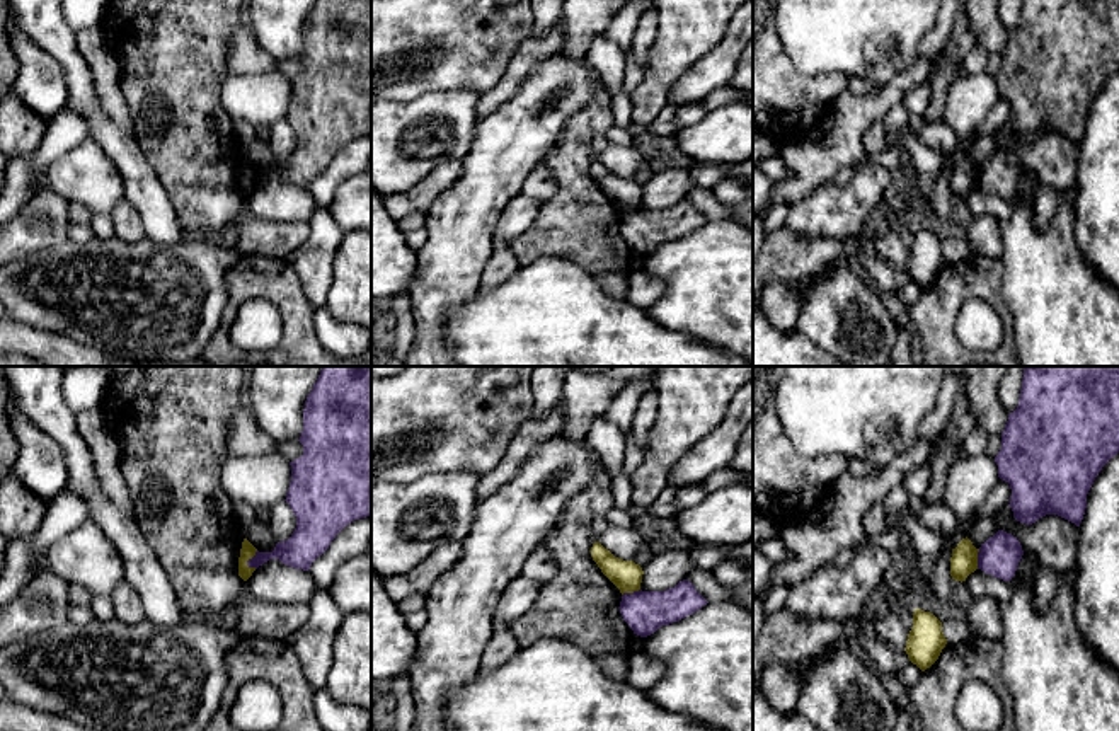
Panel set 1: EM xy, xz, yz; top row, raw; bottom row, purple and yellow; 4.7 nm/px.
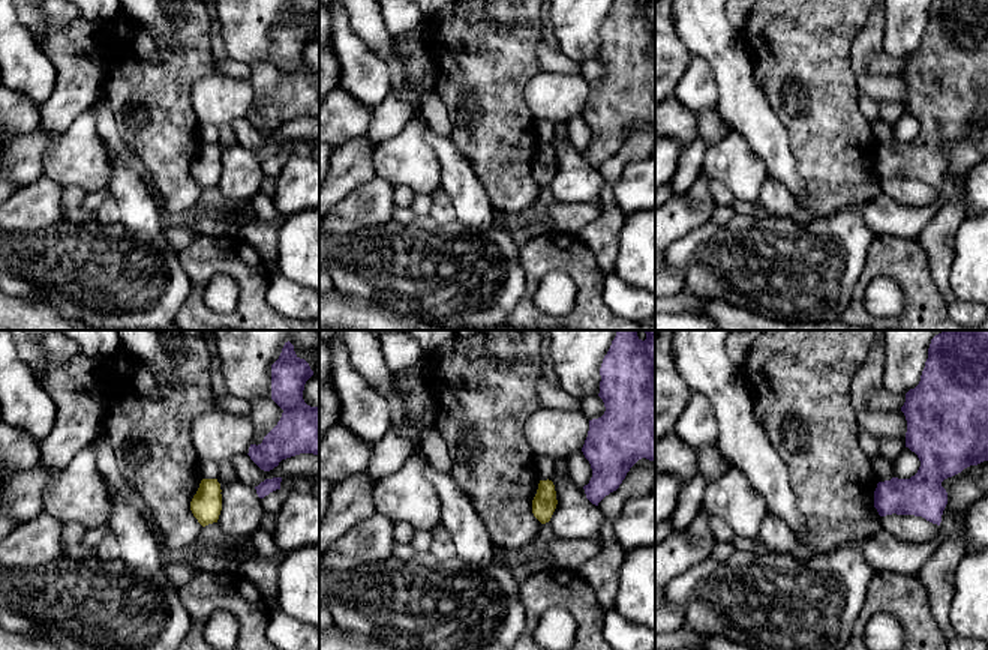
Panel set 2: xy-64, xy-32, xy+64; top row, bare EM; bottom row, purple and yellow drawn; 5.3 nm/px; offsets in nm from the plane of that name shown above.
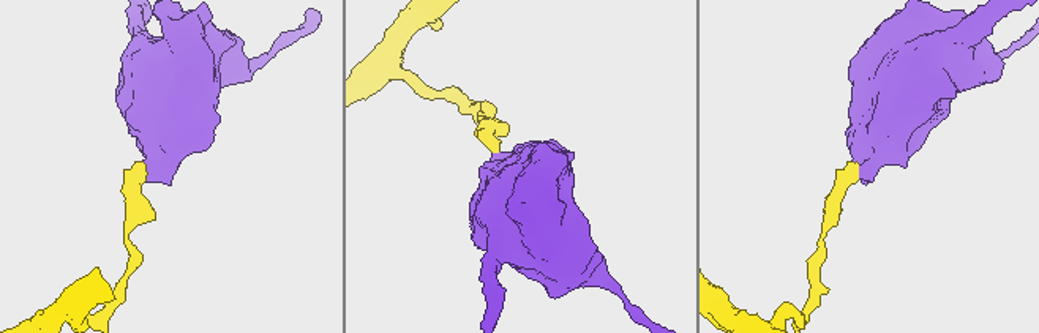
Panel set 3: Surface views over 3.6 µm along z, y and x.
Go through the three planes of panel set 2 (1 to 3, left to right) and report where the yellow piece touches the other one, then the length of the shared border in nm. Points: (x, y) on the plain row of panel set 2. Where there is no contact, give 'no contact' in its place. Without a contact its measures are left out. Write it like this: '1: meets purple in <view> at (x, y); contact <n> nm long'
1: no contact
2: no contact
3: no contact

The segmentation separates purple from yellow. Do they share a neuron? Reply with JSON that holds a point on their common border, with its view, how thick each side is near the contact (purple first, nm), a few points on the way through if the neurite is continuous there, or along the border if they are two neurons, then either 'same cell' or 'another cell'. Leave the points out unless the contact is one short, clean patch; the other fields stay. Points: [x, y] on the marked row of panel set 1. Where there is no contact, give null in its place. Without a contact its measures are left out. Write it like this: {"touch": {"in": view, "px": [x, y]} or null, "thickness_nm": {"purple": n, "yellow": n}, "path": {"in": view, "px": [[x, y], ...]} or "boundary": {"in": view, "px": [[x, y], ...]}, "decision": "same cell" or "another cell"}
{"touch": {"in": "xy", "px": [249, 559]}, "thickness_nm": {"purple": 160, "yellow": 70}, "boundary": {"in": "xy", "px": [[258, 551], [247, 561], [249, 568]]}, "decision": "another cell"}

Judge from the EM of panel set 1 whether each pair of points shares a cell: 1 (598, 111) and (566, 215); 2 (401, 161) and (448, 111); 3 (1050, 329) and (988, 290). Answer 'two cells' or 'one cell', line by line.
1: one cell
2: one cell
3: two cells

